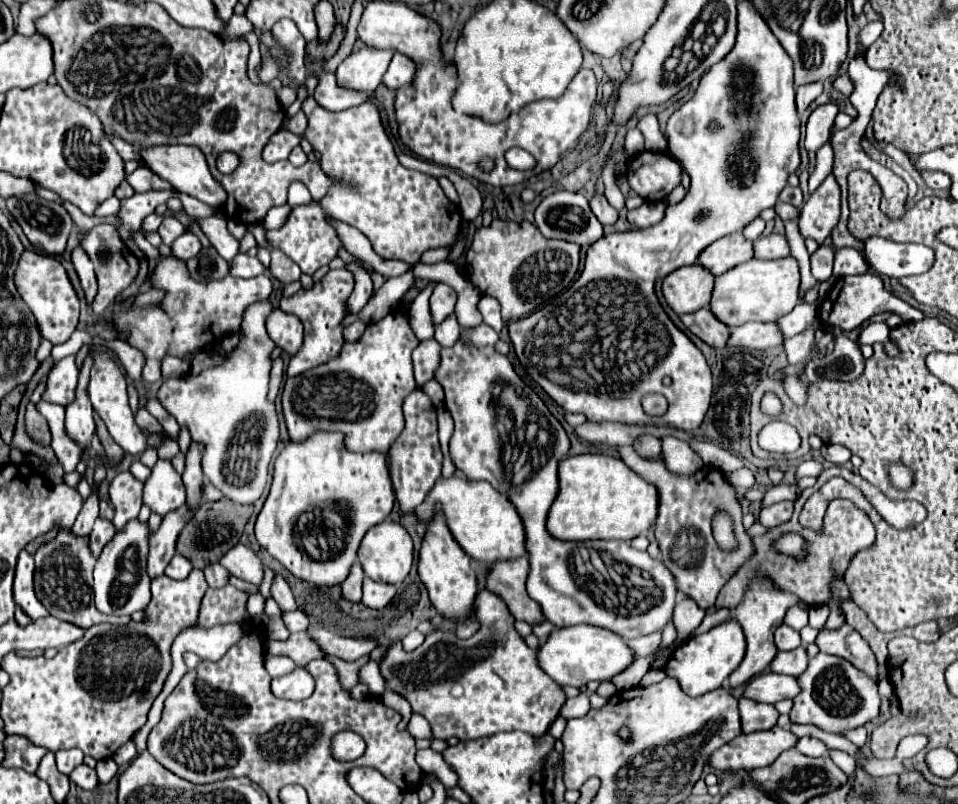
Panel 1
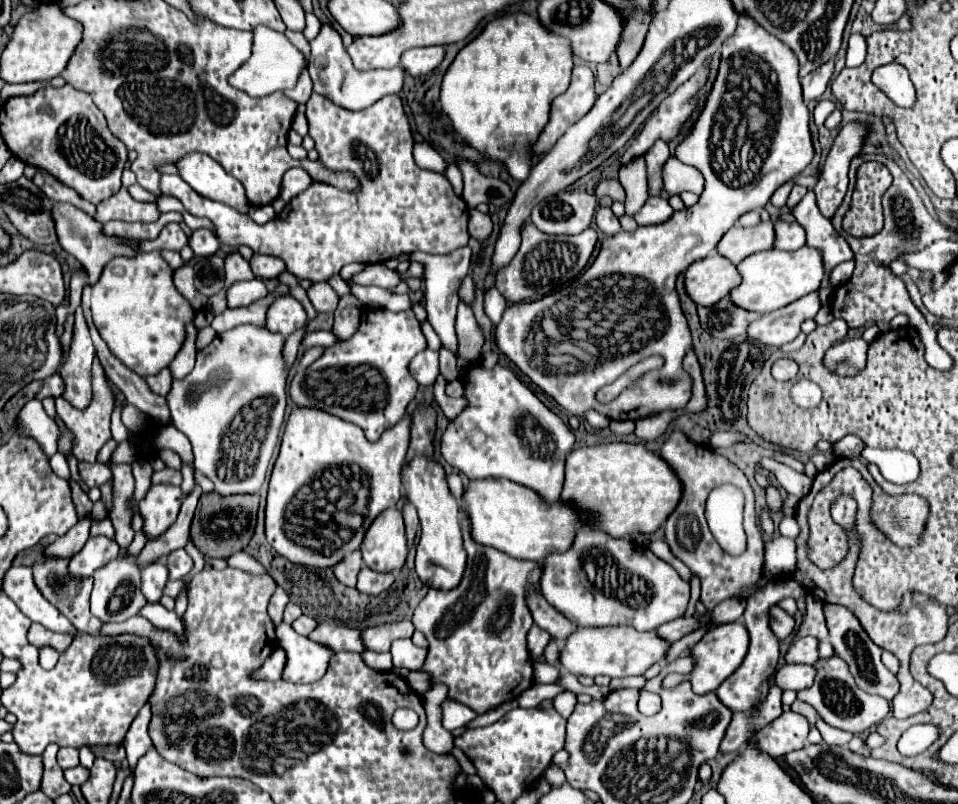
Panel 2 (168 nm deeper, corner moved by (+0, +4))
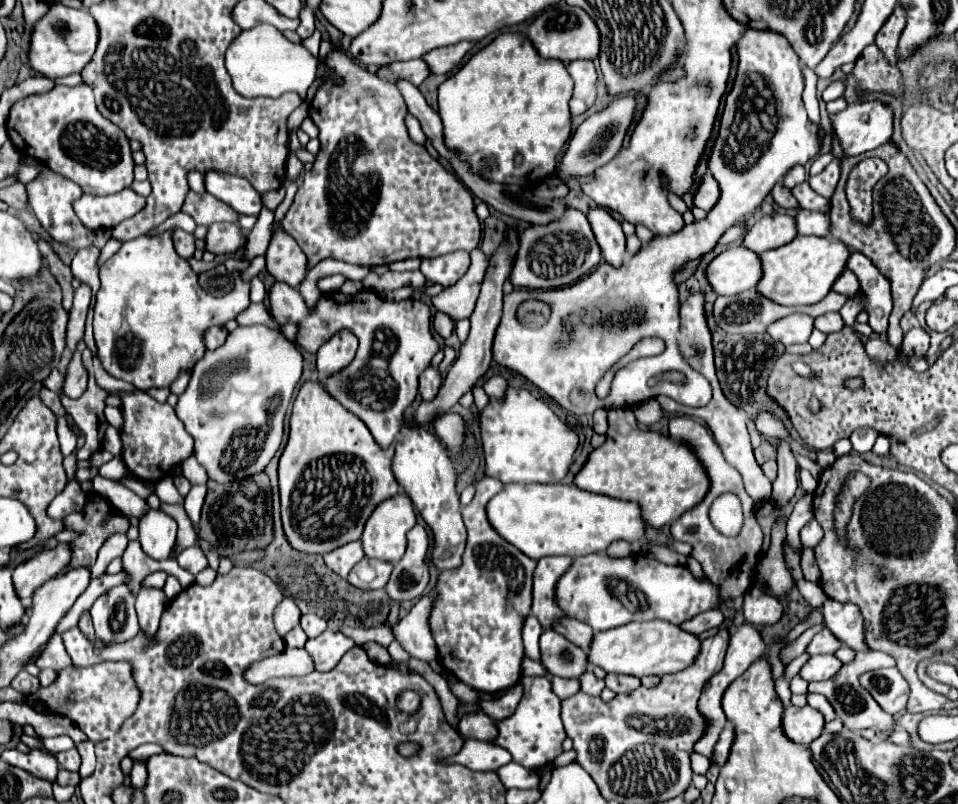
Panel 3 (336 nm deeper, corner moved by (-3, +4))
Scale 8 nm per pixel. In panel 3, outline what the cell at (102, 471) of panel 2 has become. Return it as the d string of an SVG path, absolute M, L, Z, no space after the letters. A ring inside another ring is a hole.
M114 456L110 462L100 466L100 474L104 478L112 478L112 480L122 478L126 472L128 472L128 468L126 468L126 464L124 464L124 460L120 456Z

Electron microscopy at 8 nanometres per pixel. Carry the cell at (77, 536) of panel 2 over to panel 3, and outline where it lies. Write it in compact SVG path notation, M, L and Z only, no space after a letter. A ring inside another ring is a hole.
M58 544L56 548L44 550L26 560L24 564L16 566L12 572L16 596L20 600L28 600L32 592L40 588L40 584L50 580L58 570L62 570L68 564L68 560L70 560L68 544Z

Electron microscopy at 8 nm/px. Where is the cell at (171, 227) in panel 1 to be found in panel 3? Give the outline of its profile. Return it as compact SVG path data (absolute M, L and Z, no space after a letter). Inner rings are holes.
M176 228L174 230L174 246L176 246L176 252L182 256L182 258L192 258L194 250L196 250L196 240L192 234Z

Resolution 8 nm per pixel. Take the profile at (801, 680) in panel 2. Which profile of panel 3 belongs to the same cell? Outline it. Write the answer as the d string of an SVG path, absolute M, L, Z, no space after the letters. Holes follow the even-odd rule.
M820 654L820 656L812 656L804 668L800 670L800 676L808 682L814 680L828 680L832 678L838 670L842 668L842 662L834 656L834 654Z

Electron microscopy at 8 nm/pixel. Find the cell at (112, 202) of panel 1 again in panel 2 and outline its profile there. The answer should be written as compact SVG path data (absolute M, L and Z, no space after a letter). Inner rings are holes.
M121 186L117 194L113 194L109 200L103 200L97 204L97 216L99 222L109 220L125 220L125 222L155 222L159 218L159 208L155 202L137 202L129 196L127 188Z

